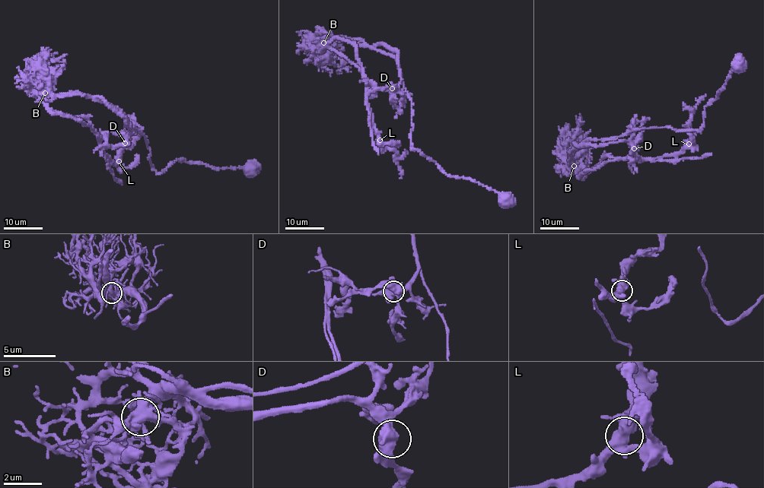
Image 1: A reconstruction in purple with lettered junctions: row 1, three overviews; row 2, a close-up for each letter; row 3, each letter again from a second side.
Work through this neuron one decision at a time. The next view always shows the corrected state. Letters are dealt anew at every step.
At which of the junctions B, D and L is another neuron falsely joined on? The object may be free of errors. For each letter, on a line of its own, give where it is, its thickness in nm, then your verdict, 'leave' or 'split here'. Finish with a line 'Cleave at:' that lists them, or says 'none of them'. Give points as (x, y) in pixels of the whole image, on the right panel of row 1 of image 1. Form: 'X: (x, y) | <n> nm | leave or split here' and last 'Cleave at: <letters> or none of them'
B: (574, 166) | 500 nm | split here
D: (634, 148) | 480 nm | leave
L: (689, 144) | 550 nm | leave
Cleave at: B

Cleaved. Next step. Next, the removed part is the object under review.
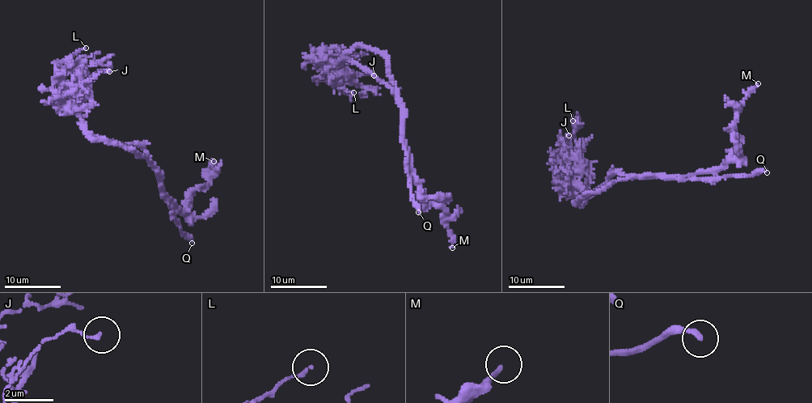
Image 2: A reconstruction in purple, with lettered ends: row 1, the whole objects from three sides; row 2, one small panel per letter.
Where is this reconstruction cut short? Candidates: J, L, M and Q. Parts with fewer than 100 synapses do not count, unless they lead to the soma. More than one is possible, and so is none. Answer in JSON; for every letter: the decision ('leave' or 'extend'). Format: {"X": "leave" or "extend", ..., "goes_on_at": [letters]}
{"J": "leave", "L": "leave", "M": "leave", "Q": "extend", "goes_on_at": ["Q"]}

